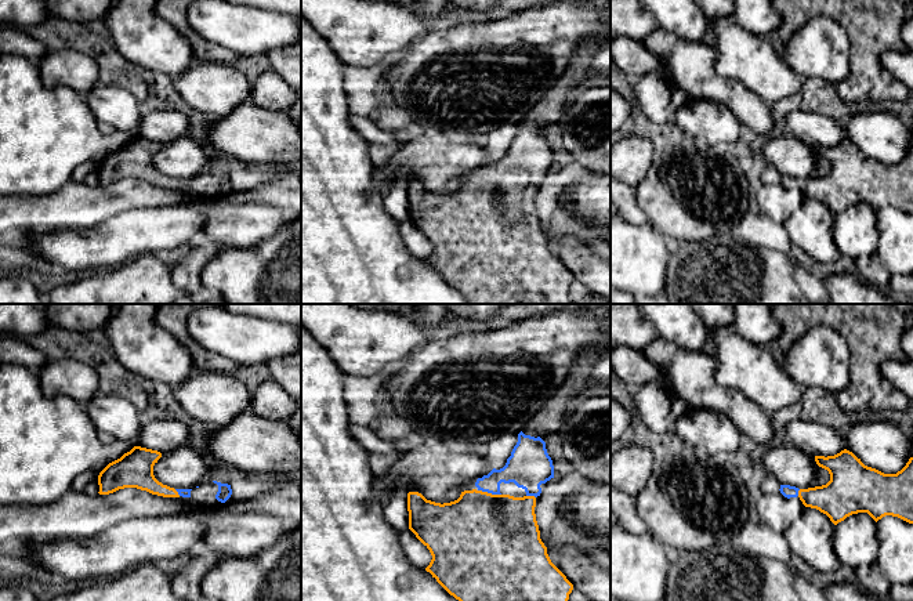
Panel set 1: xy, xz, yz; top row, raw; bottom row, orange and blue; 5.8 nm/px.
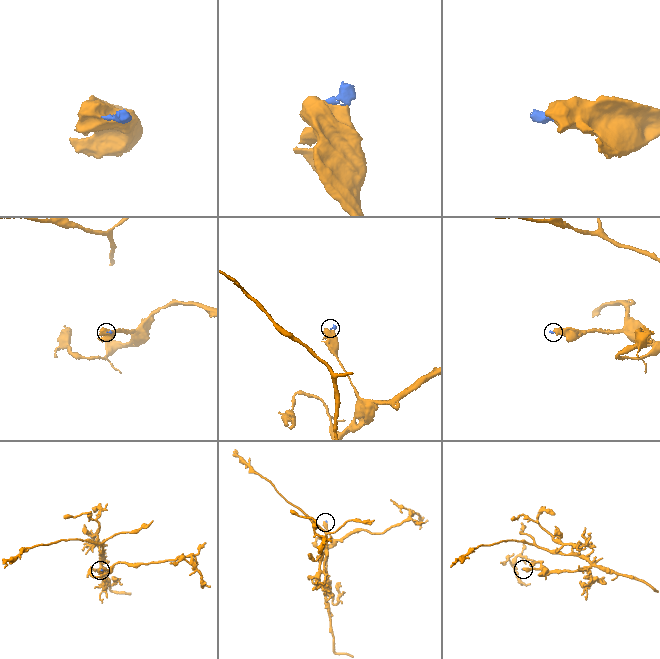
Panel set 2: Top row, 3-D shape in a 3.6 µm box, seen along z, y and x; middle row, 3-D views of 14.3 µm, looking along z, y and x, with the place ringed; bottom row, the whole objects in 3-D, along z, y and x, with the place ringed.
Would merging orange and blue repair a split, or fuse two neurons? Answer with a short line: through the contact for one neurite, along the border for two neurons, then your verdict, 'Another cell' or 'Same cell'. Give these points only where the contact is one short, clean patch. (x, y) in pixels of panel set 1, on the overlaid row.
Line: xz (485, 536), (485, 514), (489, 493), (502, 475), (524, 469). Same cell

